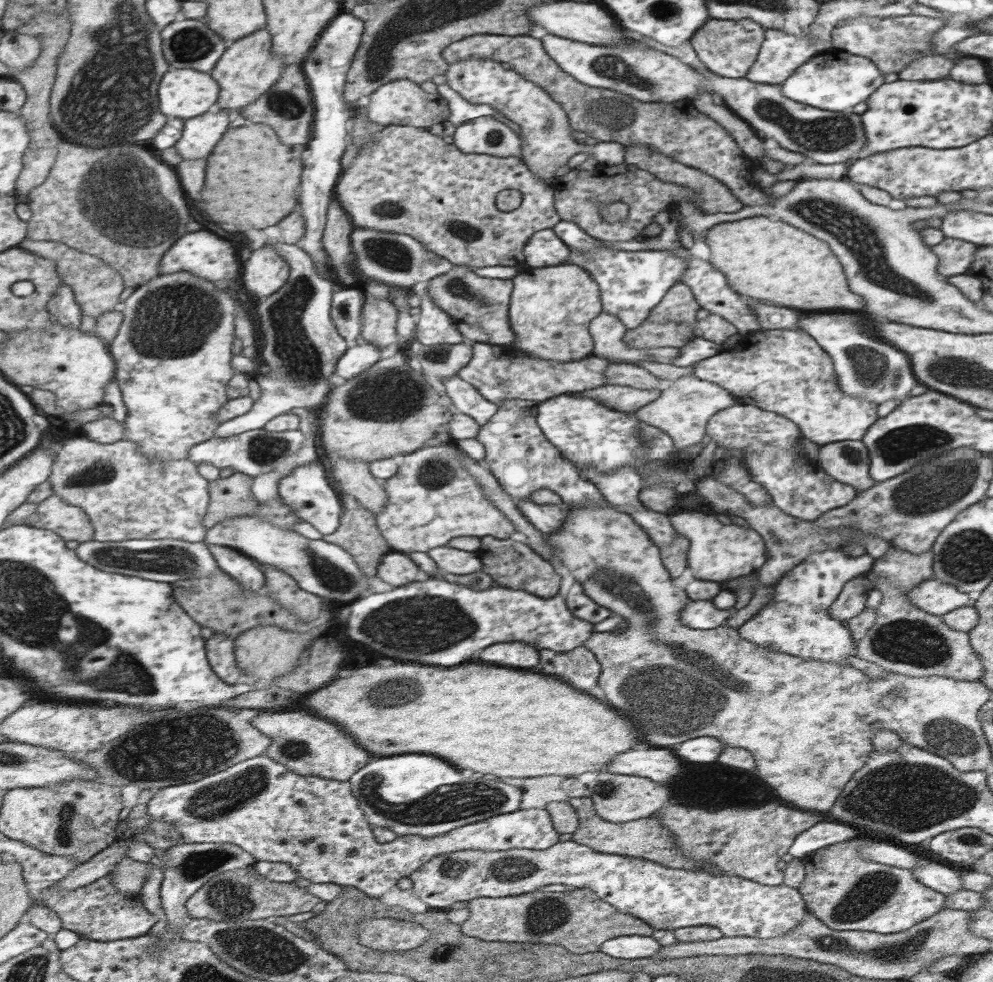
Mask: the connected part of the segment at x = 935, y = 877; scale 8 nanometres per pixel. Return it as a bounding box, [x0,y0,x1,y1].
[911,858,962,894]

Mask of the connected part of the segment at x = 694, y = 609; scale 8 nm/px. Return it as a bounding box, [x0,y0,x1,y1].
[680,600,734,630]

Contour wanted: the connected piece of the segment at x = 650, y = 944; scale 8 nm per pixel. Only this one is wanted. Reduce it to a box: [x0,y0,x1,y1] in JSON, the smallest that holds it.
[600,936,660,960]

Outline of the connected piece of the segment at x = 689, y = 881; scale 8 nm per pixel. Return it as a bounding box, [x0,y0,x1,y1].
[408,839,808,938]

